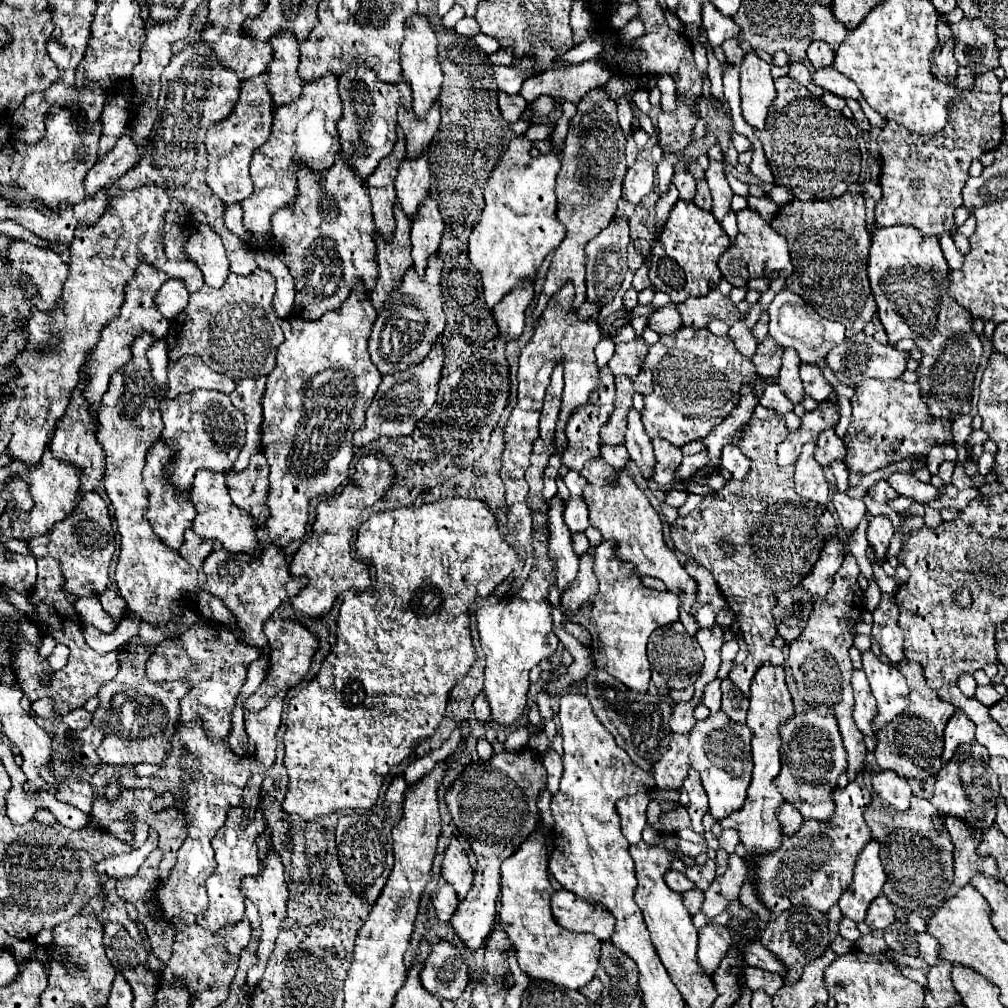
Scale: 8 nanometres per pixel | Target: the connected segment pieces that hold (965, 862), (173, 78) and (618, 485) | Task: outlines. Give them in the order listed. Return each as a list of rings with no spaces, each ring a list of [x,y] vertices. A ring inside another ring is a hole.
[[[946,817],[946,828],[948,828],[952,844],[954,844],[954,882],[948,888],[946,898],[942,902],[946,902],[960,888],[970,884],[970,878],[976,876],[976,874],[984,874],[984,876],[1000,880],[998,866],[994,864],[994,858],[980,858],[976,854],[976,844],[970,838],[970,832],[964,824],[966,823],[956,817]],[[954,824],[960,824],[960,826],[954,826]]]
[[[194,16],[190,34],[172,46],[172,60],[160,80],[162,88],[158,98],[158,120],[154,122],[154,132],[150,132],[150,140],[144,148],[144,156],[140,158],[140,162],[116,182],[116,188],[136,188],[154,182],[164,188],[169,198],[182,200],[182,204],[203,212],[209,226],[221,236],[230,258],[230,270],[234,274],[252,274],[258,268],[255,259],[257,250],[250,250],[242,238],[228,231],[224,223],[226,206],[205,183],[208,165],[208,152],[204,146],[206,132],[212,124],[222,122],[232,114],[240,96],[240,78],[224,64],[218,64],[218,58],[212,54],[210,42],[202,40],[200,32],[202,16]],[[212,220],[218,220],[218,224],[214,226]]]
[[[602,458],[590,460],[582,468],[580,476],[588,480],[582,496],[590,508],[590,524],[600,530],[602,538],[616,540],[618,558],[632,562],[640,576],[654,576],[662,580],[670,592],[680,596],[684,608],[692,608],[696,602],[696,582],[688,576],[676,554],[664,544],[660,516],[652,508],[646,494],[636,486],[634,476],[624,468],[608,466]]]

